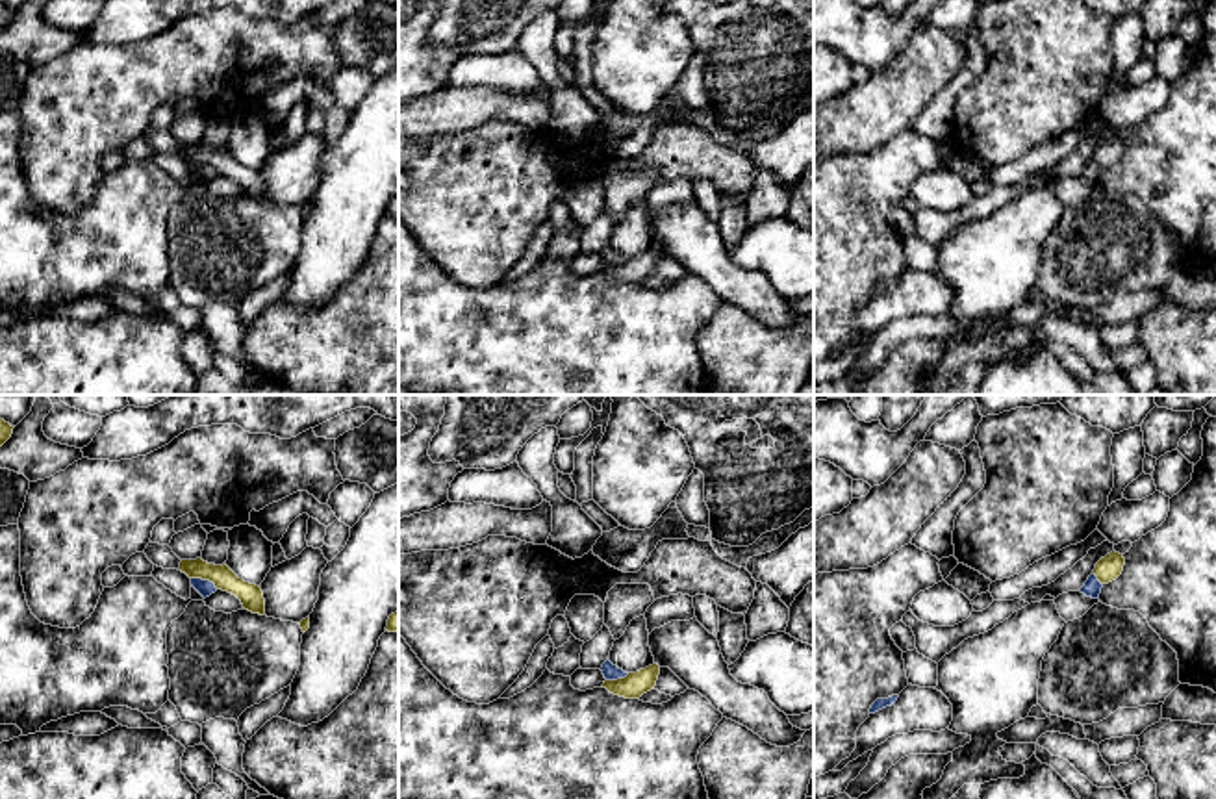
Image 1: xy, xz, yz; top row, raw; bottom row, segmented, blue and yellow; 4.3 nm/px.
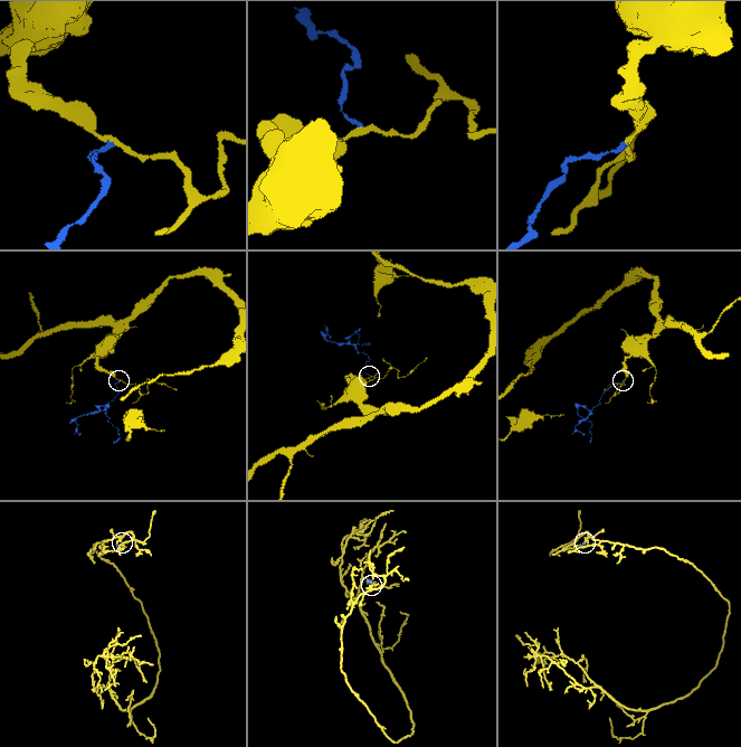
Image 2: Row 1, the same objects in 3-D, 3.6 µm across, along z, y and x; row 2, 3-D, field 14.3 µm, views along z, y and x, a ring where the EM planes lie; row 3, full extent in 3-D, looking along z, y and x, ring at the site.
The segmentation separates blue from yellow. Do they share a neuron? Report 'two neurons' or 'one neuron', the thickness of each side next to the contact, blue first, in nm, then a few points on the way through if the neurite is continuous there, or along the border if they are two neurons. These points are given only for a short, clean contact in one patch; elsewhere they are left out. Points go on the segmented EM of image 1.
two neurons; calibres 70 and 110 nm; border xy (191, 577), (210, 581), (217, 588)

